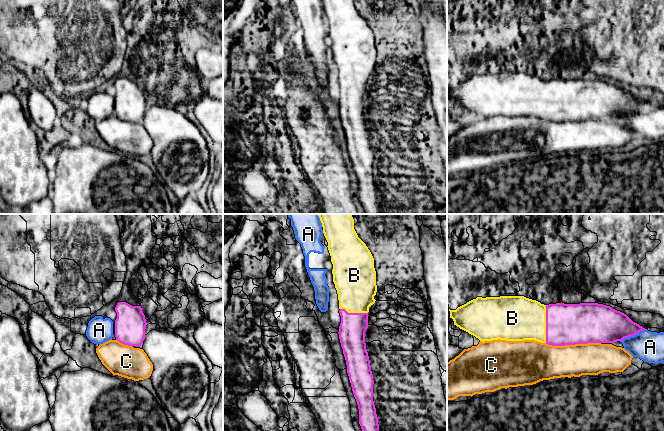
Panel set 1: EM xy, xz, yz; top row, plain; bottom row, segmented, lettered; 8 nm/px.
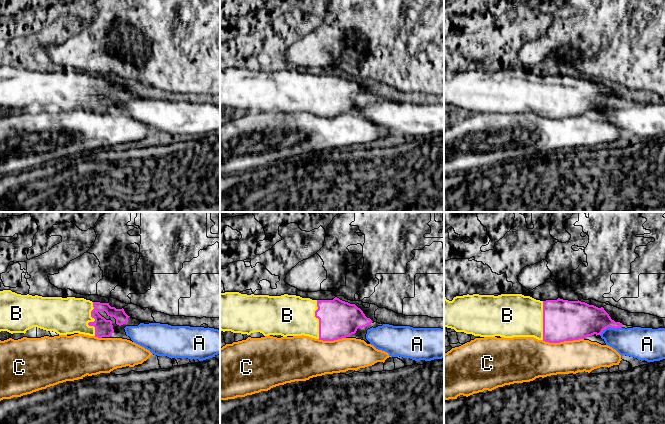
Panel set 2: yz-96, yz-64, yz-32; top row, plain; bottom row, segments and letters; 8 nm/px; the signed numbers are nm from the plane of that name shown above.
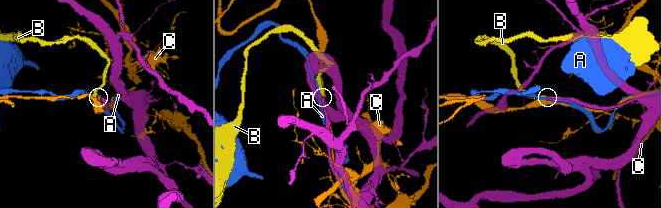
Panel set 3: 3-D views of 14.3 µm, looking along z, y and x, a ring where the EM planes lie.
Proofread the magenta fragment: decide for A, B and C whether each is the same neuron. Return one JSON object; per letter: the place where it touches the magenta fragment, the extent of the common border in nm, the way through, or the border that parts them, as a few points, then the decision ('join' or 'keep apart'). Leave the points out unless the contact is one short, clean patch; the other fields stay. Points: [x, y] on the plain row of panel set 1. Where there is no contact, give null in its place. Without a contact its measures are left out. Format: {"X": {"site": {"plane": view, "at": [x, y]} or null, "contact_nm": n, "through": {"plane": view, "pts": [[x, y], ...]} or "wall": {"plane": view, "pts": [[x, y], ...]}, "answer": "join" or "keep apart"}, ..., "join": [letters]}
{"A": {"site": {"plane": "yz", "at": [633, 111]}, "contact_nm": 240, "answer": "keep apart"}, "B": {"site": {"plane": "yz", "at": [546, 100]}, "contact_nm": 300, "answer": "join"}, "C": {"site": {"plane": "yz", "at": [572, 120]}, "contact_nm": 440, "answer": "keep apart"}, "join": ["B"]}

